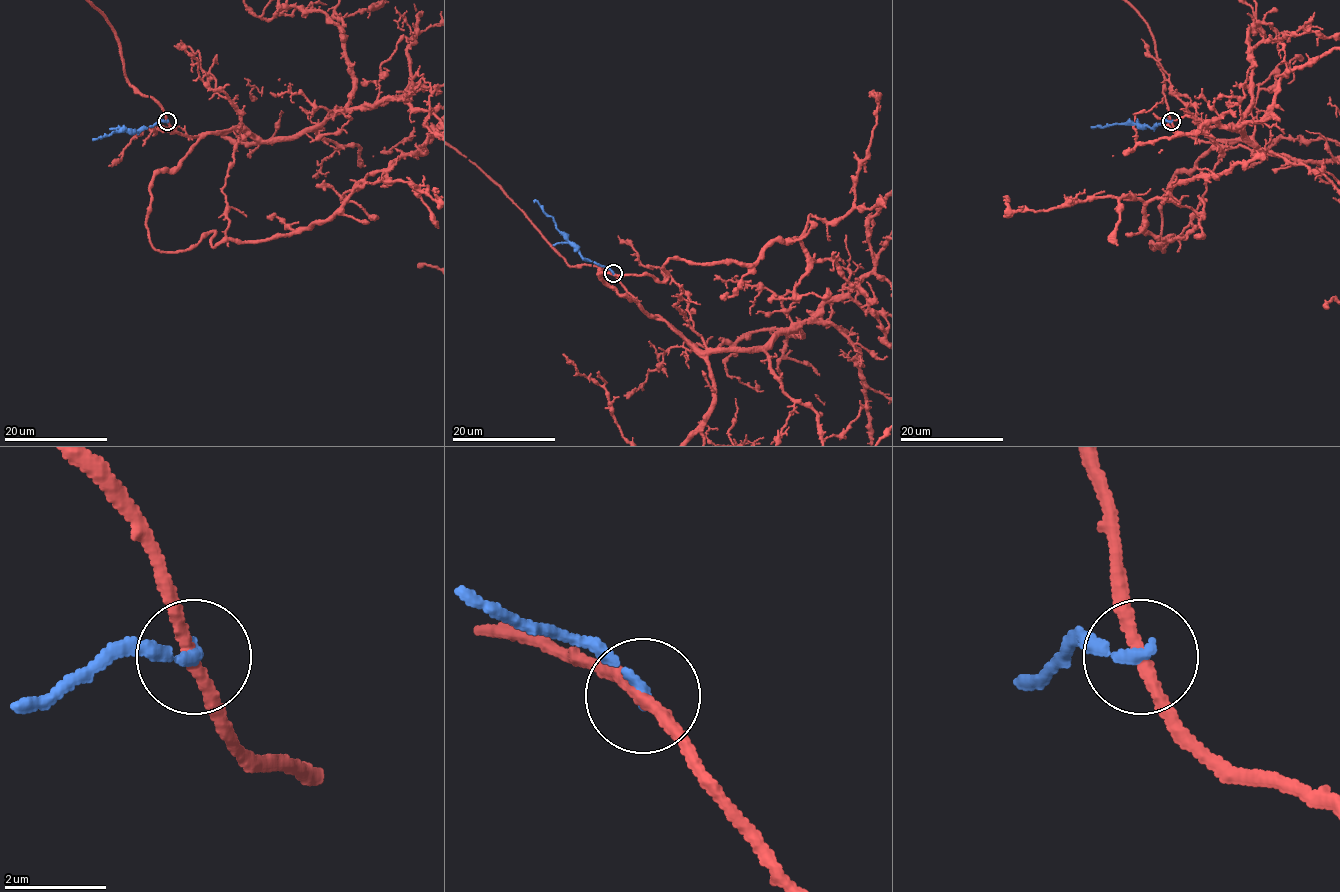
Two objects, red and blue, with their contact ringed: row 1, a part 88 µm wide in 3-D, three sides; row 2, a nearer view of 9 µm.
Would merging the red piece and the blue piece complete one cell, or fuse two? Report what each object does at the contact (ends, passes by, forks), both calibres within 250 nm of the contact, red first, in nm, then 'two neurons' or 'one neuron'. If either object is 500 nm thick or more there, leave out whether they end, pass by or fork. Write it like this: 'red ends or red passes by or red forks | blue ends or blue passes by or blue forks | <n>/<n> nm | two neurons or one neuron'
red passes by | blue ends | 240/200 nm | two neurons

